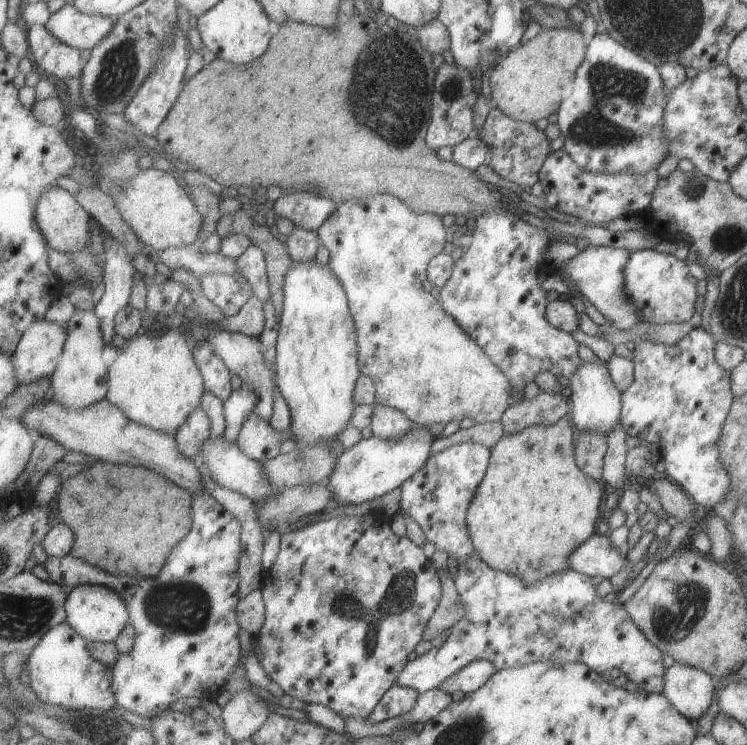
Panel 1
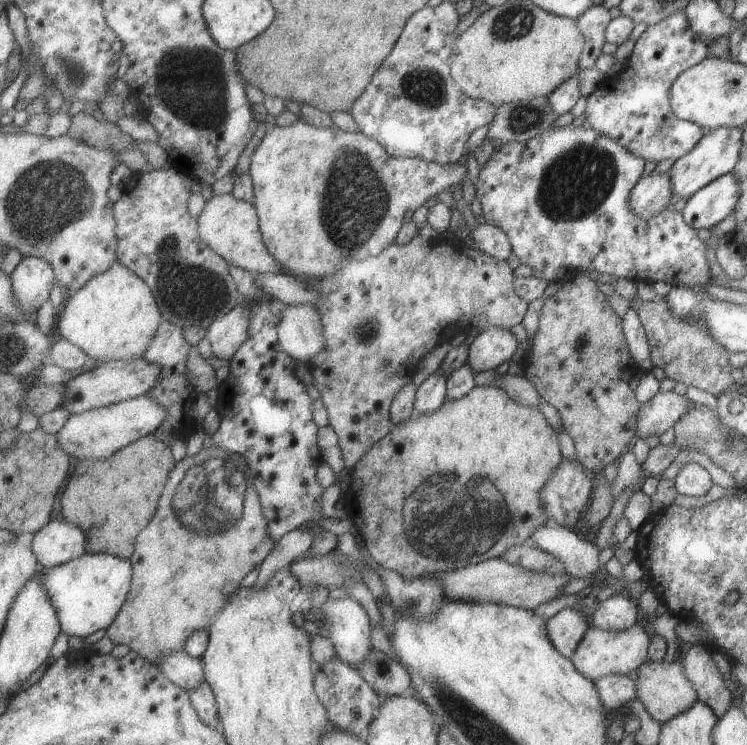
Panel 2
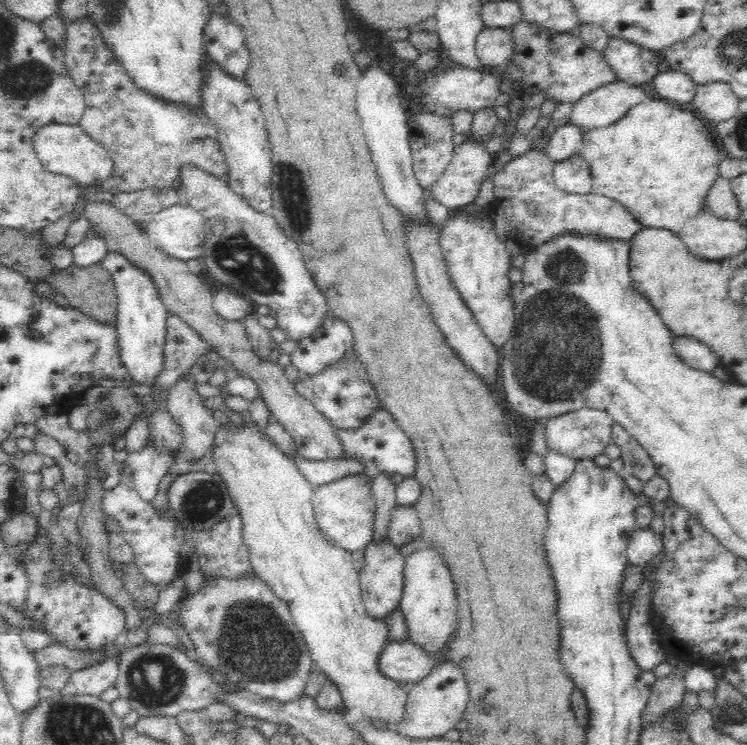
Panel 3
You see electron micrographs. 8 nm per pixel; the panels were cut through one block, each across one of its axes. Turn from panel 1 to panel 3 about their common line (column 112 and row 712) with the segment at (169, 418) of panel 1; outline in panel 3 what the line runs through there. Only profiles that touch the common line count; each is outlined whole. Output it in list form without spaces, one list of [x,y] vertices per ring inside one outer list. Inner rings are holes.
[[[216,410],[212,412],[215,415],[217,425],[215,428],[212,449],[212,461],[211,464],[214,465],[214,472],[220,475],[220,478],[226,483],[228,487],[228,495],[230,496],[233,506],[238,508],[239,515],[241,516],[241,535],[243,536],[243,541],[246,543],[247,549],[249,550],[249,561],[251,562],[251,567],[253,571],[263,580],[270,585],[272,591],[280,598],[284,600],[289,607],[290,613],[294,618],[294,623],[296,627],[300,630],[301,635],[306,642],[308,651],[310,651],[311,658],[313,662],[318,666],[320,671],[326,675],[326,677],[332,677],[336,681],[336,685],[340,687],[340,693],[342,693],[342,708],[347,710],[352,707],[358,707],[362,709],[365,718],[374,717],[374,719],[388,719],[390,721],[389,729],[394,728],[394,724],[399,721],[401,714],[404,712],[404,703],[406,700],[407,693],[401,688],[397,687],[397,682],[390,680],[388,677],[384,677],[380,671],[378,671],[378,656],[384,643],[389,641],[387,638],[388,628],[385,620],[375,620],[372,616],[368,616],[366,613],[366,608],[363,604],[363,599],[361,596],[361,588],[359,581],[359,573],[354,569],[352,565],[352,552],[346,549],[340,549],[330,543],[323,532],[319,529],[317,522],[315,521],[315,514],[312,504],[312,494],[314,488],[308,483],[308,480],[304,478],[304,474],[300,472],[300,468],[294,464],[294,460],[291,460],[283,449],[278,447],[278,445],[266,433],[260,430],[258,422],[254,422],[250,416],[245,415],[244,424],[233,424],[228,422],[228,424],[223,424],[225,415],[222,412]]]

